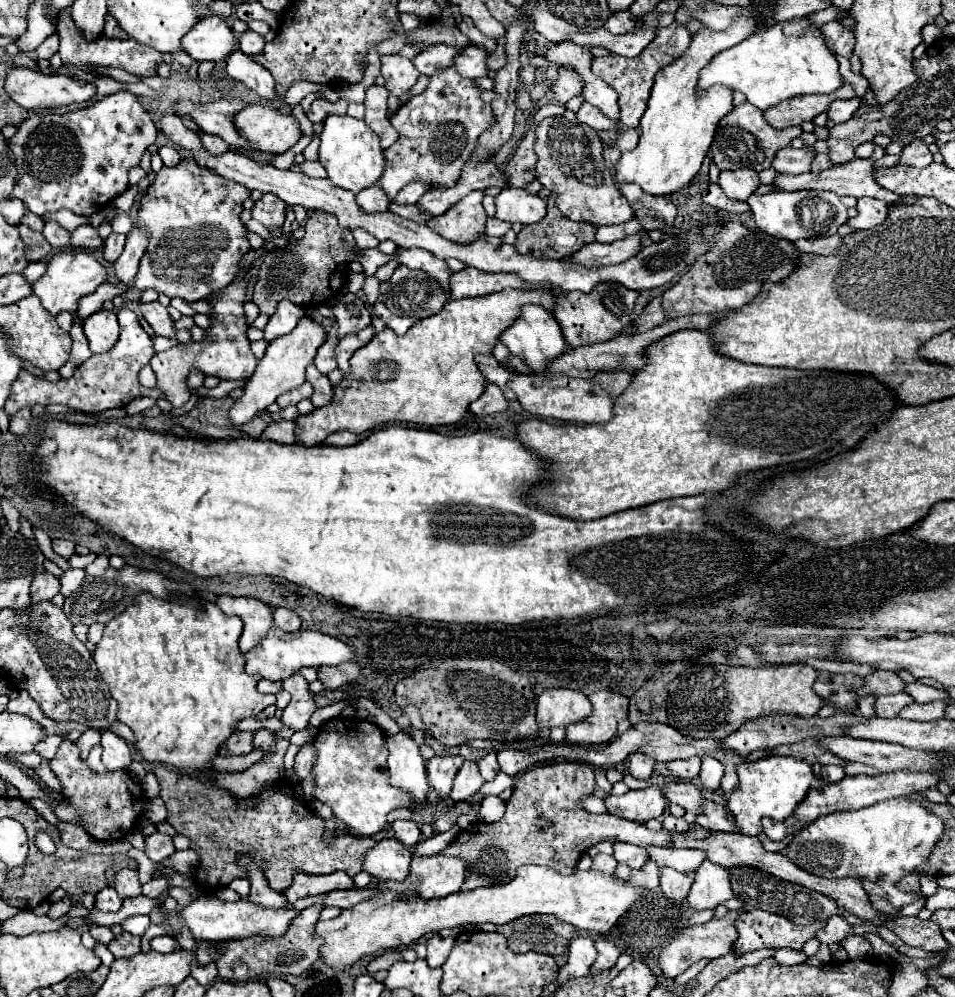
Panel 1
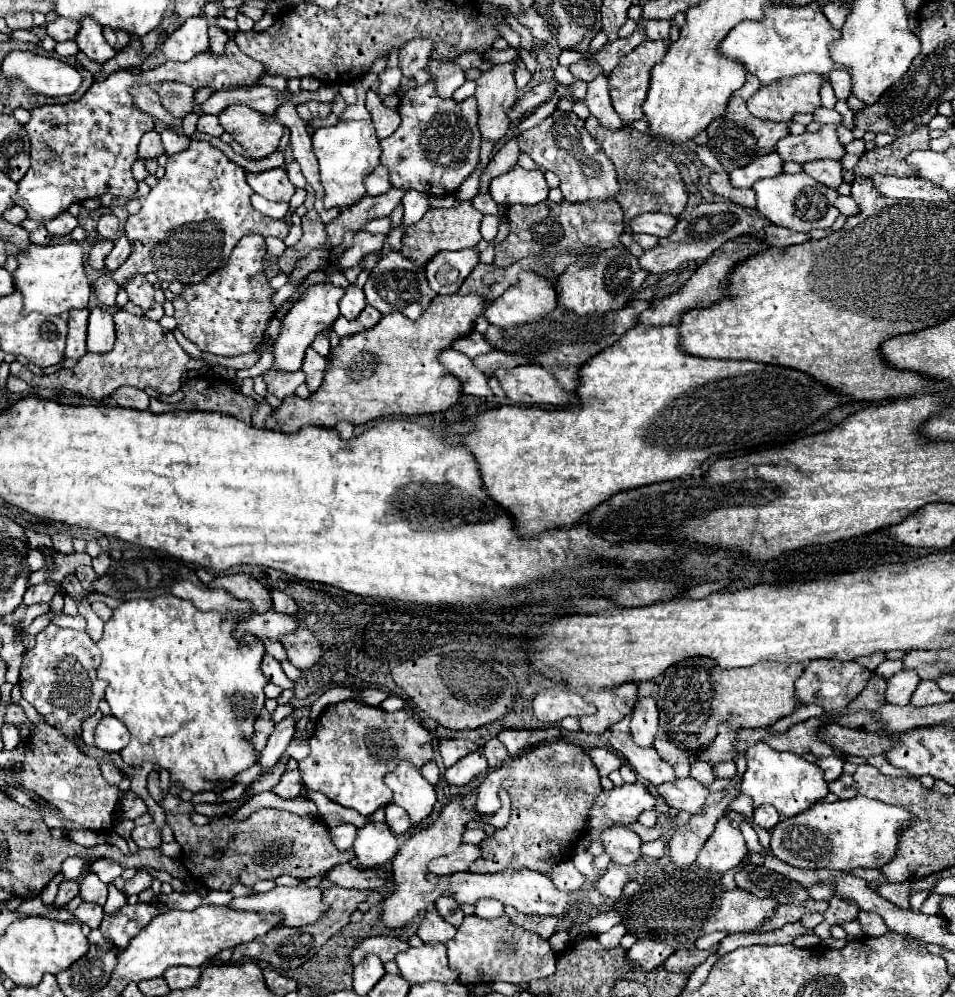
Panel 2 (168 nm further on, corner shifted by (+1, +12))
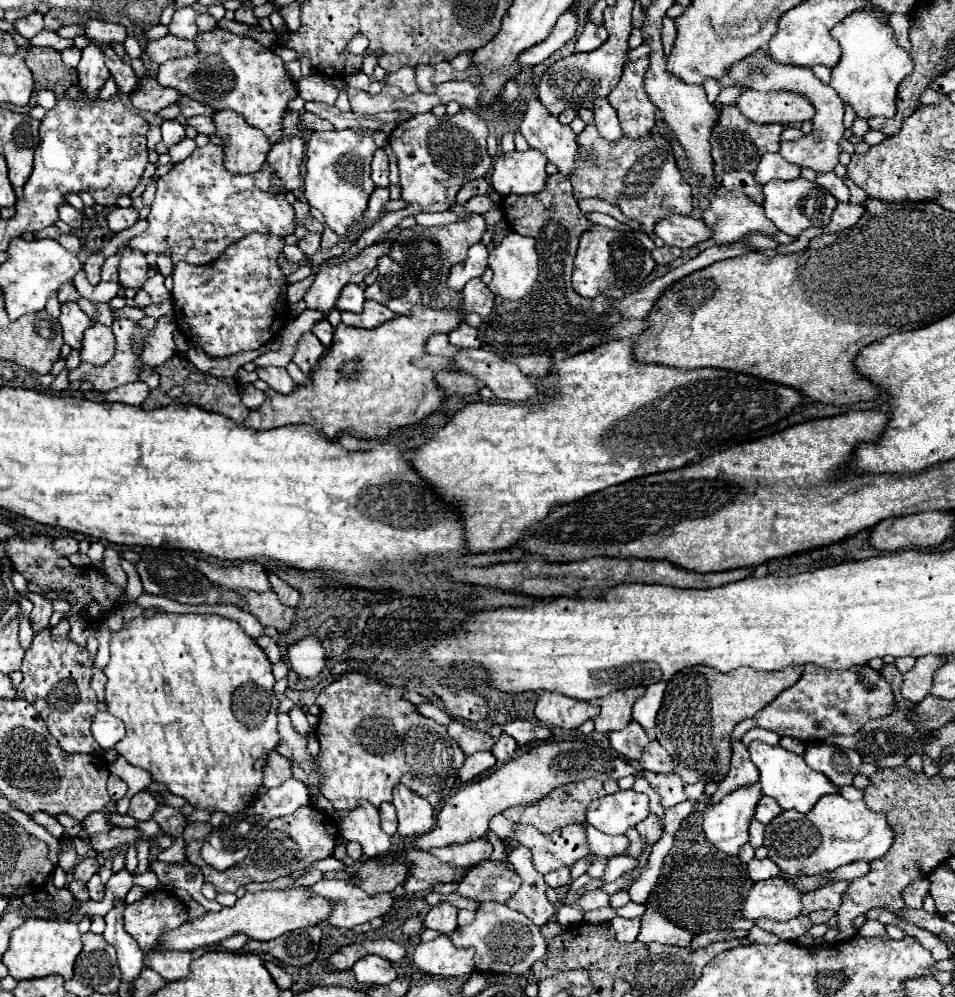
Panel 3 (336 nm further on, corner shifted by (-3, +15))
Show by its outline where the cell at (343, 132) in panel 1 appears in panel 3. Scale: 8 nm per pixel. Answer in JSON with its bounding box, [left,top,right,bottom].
[304,128,378,232]

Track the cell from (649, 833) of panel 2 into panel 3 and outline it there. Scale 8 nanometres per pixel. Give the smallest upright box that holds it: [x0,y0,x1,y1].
[626,828,646,856]

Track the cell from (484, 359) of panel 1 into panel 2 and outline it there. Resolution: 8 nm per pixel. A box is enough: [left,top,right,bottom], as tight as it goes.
[452,331,492,359]

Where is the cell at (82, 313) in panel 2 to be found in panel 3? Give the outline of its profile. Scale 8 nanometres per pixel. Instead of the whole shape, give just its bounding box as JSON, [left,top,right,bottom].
[60,302,92,350]

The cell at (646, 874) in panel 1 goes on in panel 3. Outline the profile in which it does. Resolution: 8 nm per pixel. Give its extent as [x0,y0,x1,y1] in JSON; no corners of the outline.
[578,888,610,912]

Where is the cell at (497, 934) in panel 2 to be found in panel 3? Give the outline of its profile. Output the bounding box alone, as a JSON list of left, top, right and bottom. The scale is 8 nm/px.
[450,902,546,974]

